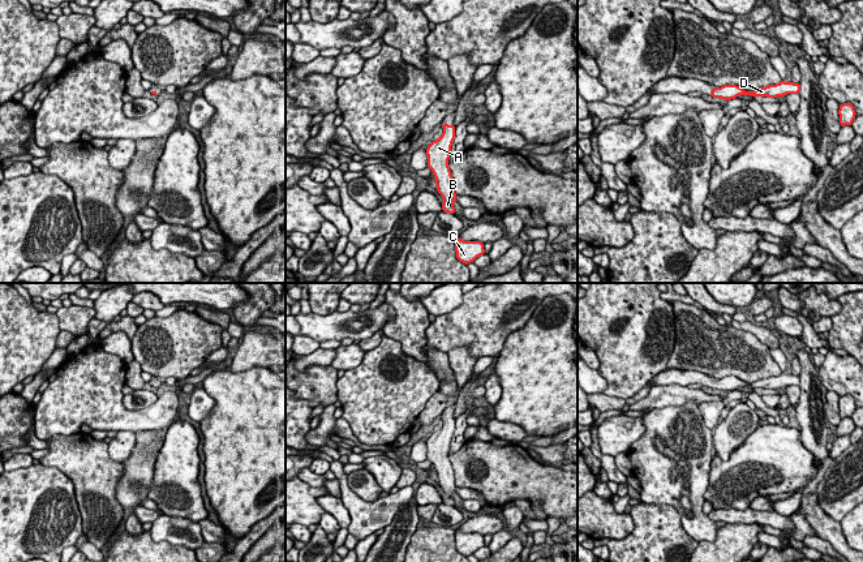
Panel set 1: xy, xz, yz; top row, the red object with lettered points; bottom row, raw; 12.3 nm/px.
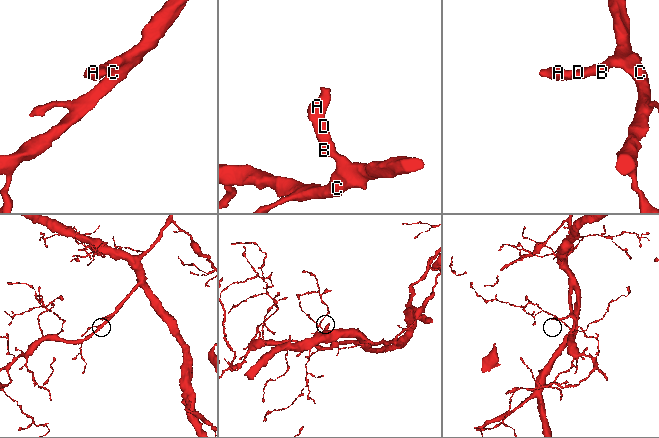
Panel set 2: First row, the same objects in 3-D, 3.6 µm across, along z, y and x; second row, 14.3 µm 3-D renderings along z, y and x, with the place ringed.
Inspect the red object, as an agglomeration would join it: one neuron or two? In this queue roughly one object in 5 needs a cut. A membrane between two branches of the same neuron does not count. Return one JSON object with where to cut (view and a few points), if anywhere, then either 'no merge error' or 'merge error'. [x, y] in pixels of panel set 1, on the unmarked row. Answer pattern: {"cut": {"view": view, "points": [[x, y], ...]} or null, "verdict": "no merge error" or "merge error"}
{"cut": null, "verdict": "no merge error"}

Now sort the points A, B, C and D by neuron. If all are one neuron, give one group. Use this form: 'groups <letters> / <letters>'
groups A B C D

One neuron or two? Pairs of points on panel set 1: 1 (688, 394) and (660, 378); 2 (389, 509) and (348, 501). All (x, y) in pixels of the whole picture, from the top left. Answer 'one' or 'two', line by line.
1: two
2: one

